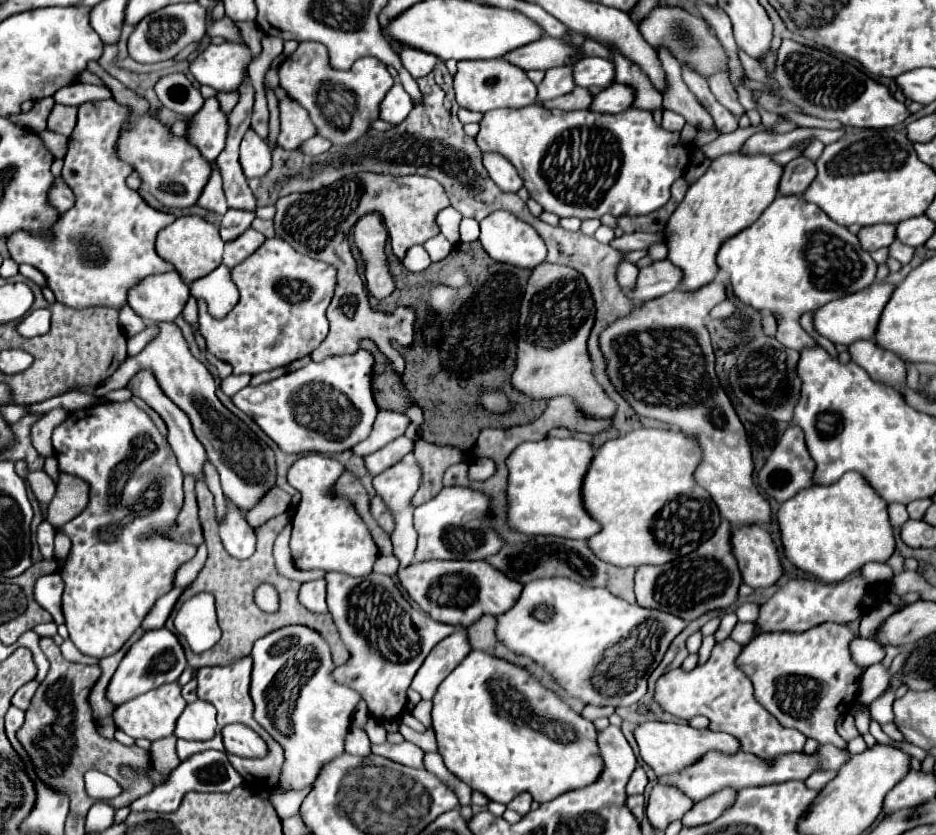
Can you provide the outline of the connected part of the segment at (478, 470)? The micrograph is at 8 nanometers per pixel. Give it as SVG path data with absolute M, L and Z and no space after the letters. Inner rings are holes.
M476 459L468 467L468 477L472 481L486 481L494 473L494 461L492 459Z

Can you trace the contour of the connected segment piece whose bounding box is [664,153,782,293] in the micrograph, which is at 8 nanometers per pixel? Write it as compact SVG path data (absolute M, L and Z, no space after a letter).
M720 155L708 171L688 187L686 197L676 207L664 229L668 261L682 271L680 287L688 293L712 283L718 275L716 255L722 243L750 227L762 211L776 199L782 167L770 155Z

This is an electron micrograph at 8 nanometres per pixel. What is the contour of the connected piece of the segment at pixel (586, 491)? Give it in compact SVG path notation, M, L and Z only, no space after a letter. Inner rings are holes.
M636 429L624 437L602 443L594 453L582 483L584 509L598 519L602 527L602 531L586 541L588 547L592 547L592 553L614 567L664 565L676 557L692 553L704 543L704 539L710 539L720 525L720 513L712 503L712 497L692 477L698 461L698 445L680 431Z

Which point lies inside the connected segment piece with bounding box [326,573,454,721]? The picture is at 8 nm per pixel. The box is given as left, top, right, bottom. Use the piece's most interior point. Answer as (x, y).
(388, 639)

